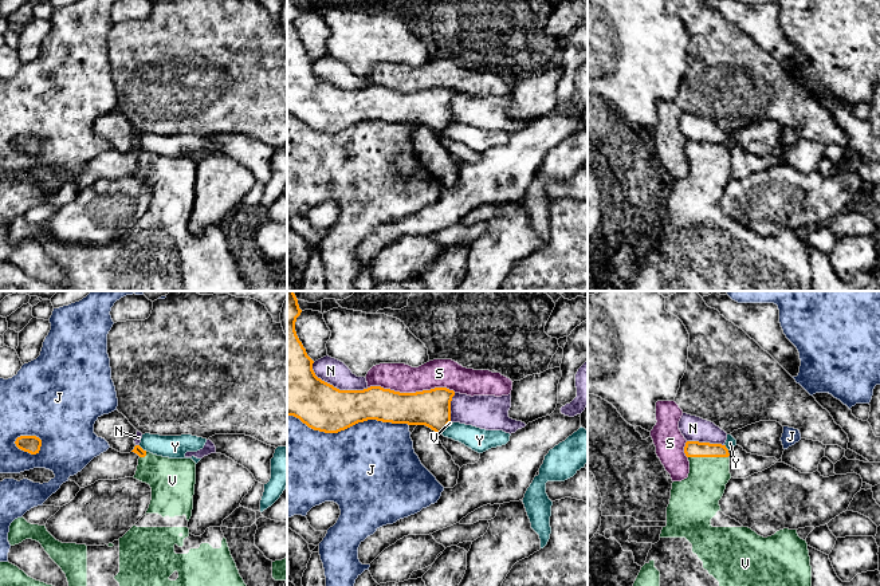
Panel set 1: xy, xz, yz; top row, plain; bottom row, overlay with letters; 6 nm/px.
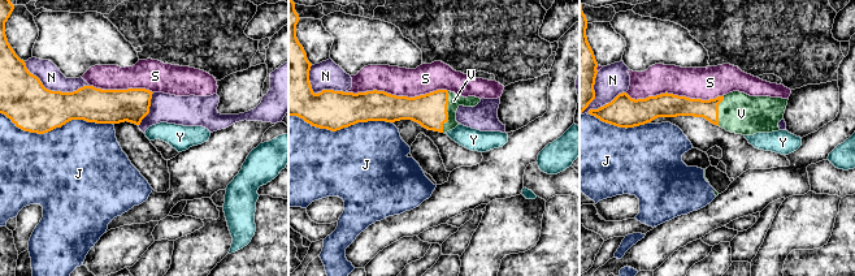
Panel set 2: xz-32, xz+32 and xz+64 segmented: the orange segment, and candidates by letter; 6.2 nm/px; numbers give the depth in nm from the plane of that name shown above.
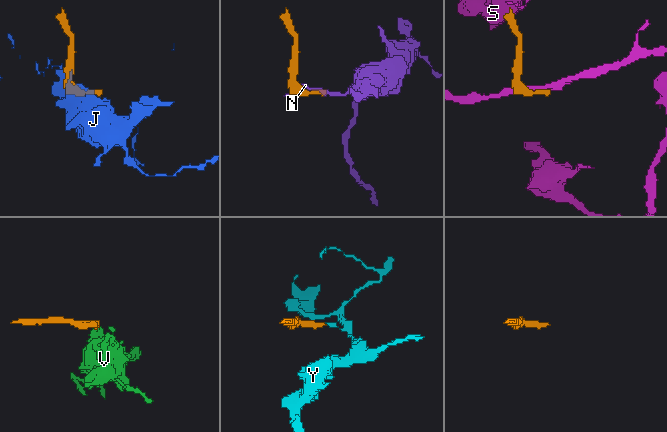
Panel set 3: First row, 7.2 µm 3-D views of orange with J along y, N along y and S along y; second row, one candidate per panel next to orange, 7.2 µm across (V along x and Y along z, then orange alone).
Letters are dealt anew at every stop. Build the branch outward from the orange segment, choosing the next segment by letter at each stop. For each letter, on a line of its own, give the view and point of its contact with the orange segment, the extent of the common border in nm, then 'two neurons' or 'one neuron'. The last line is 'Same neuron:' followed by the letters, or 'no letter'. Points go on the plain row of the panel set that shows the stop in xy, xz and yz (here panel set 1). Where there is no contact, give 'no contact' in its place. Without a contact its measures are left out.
J: contact xz (348, 126); length 750 nm; two neurons
N: contact xz (336, 87); length 380 nm; two neurons
S: contact xz (412, 93); length 550 nm; two neurons
V: contact yz (708, 156); length 240 nm; one neuron
Y: contact xz (444, 129); length 60 nm; two neurons
Same neuron: V

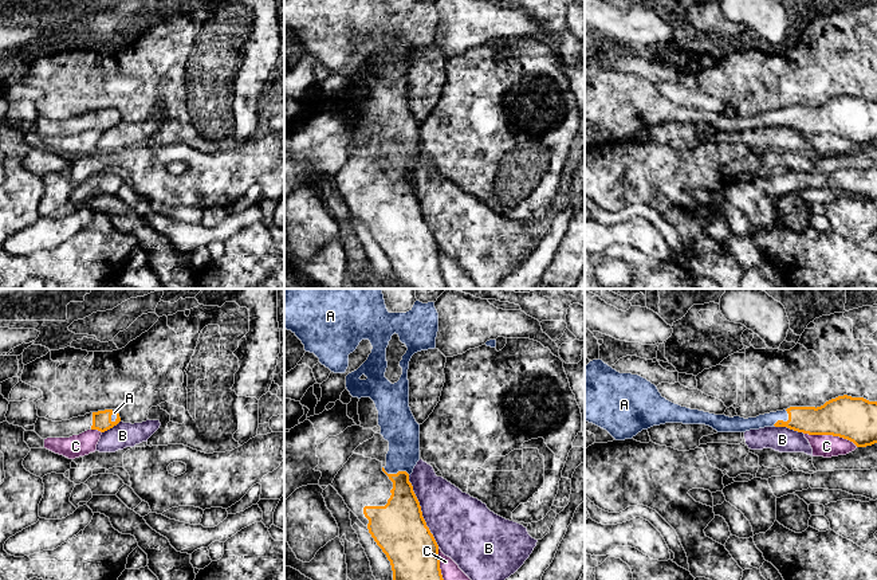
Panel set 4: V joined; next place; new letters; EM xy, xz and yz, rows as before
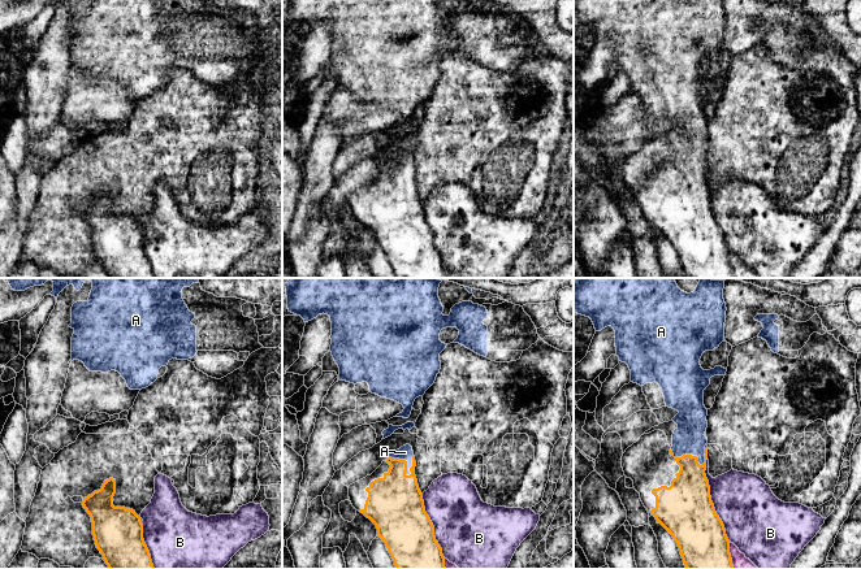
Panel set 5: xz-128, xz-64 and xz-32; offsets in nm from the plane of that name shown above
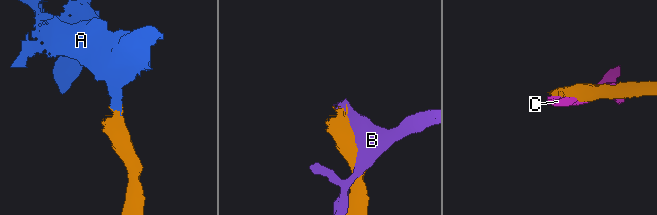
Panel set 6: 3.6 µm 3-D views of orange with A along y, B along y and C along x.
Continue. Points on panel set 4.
A: contact xz (397, 172); length 170 nm; one neuron
B: contact xz (421, 211); length 480 nm; two neurons
C: contact yz (832, 133); length 340 nm; two neurons
Same neuron: A

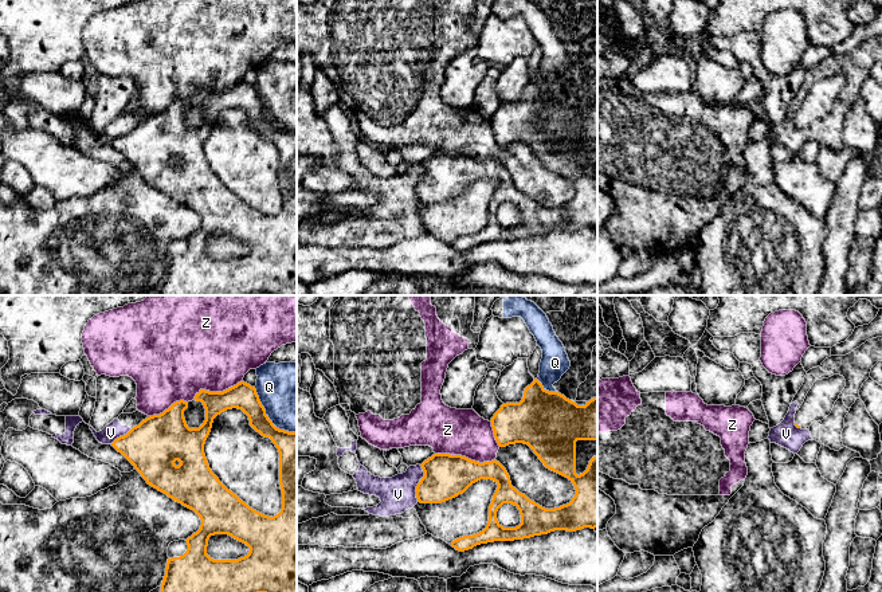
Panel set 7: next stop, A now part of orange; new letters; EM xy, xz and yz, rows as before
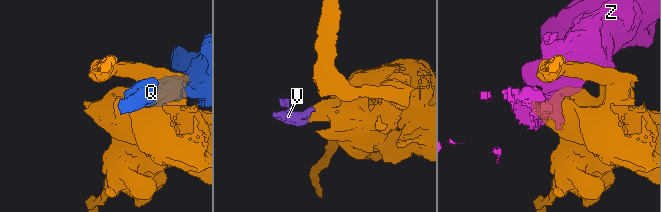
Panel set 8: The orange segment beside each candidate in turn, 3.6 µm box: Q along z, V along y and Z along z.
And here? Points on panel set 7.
Q: contact xy (267, 116); length 380 nm; two neurons
V: contact xz (418, 183); length 220 nm; two neurons
Z: contact xz (465, 156); length 360 nm; two neurons
Same neuron: no letter

